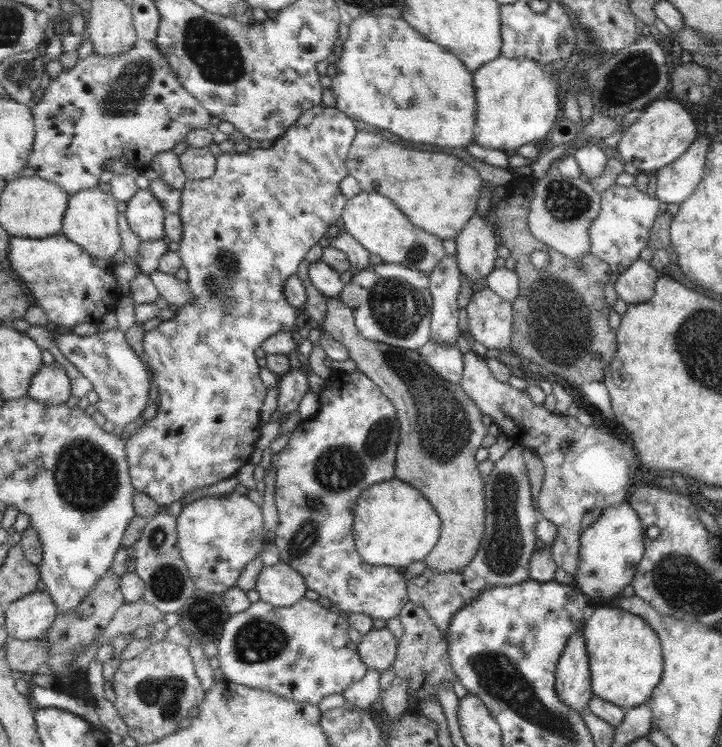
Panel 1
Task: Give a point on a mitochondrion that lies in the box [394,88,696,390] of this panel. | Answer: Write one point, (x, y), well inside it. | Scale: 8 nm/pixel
(557, 326)

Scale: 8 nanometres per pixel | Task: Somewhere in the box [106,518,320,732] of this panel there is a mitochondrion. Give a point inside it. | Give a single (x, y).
(259, 640)

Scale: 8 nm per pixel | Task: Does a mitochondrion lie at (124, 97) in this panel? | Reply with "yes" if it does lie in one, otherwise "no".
yes

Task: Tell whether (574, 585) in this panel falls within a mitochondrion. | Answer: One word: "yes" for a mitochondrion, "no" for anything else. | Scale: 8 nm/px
no

